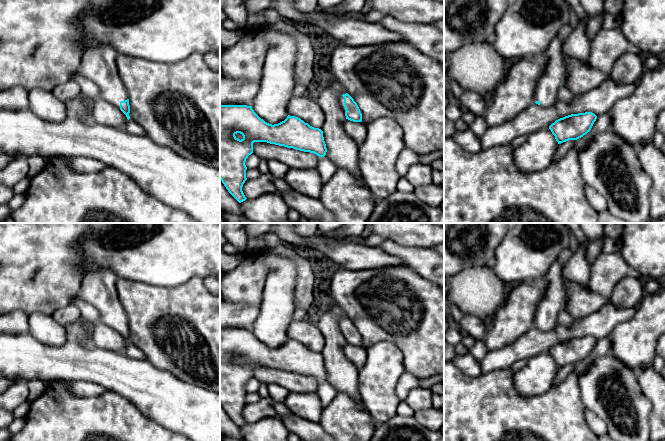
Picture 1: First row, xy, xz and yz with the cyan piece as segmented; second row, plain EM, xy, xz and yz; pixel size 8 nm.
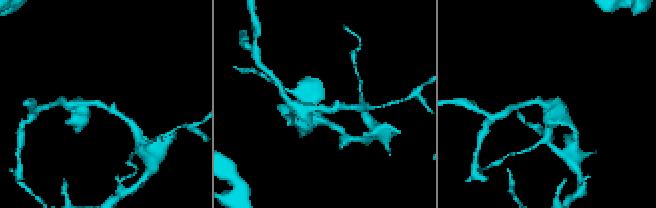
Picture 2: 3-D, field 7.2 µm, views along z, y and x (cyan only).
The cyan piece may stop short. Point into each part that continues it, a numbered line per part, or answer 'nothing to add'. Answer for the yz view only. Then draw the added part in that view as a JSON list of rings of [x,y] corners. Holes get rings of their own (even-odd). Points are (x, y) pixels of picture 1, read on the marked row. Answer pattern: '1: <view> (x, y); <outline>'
1: yz (547, 85); [[[558,35],[542,55],[548,59],[548,63],[536,82],[533,102],[539,101],[540,106],[549,108],[558,101],[557,92],[564,80],[562,44]]]

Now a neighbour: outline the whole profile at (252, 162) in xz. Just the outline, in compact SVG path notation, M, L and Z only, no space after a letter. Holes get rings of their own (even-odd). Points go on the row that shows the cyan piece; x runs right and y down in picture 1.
M252 153L246 159L245 165L246 165L247 169L257 169L259 166L260 160L261 160L261 158L259 156Z

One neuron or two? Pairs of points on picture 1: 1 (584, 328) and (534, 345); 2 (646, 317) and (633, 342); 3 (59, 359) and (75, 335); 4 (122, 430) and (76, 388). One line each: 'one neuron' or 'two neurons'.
1: one neuron
2: one neuron
3: two neurons
4: two neurons

